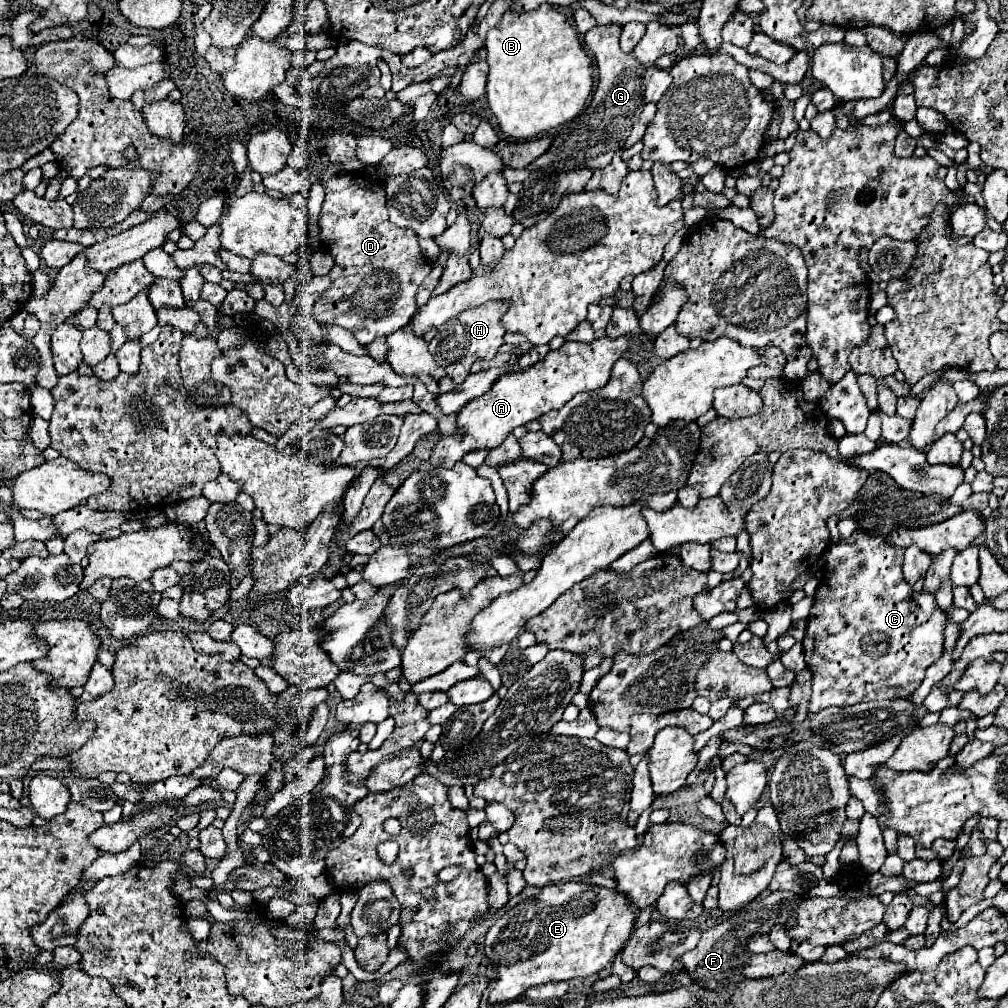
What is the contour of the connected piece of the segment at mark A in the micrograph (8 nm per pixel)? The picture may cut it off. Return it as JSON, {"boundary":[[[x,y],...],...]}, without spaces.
{"boundary":[[[602,337],[594,339],[592,343],[566,341],[558,351],[548,351],[548,355],[540,359],[536,365],[502,375],[502,379],[496,381],[482,397],[468,401],[458,411],[456,433],[452,435],[438,433],[440,443],[432,447],[430,459],[420,461],[416,457],[408,457],[394,469],[380,471],[378,479],[384,479],[390,487],[398,489],[412,471],[430,471],[432,467],[440,465],[454,467],[454,463],[460,461],[470,451],[498,447],[512,433],[514,427],[526,425],[528,421],[534,421],[552,409],[564,407],[580,391],[592,391],[604,387],[604,383],[608,383],[610,379],[612,365],[628,349],[628,341],[630,337],[616,337],[616,339]]]}

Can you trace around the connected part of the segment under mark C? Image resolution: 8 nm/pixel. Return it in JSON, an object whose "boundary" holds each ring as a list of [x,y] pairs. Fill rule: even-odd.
{"boundary":[[[854,531],[848,539],[832,543],[826,551],[826,569],[814,595],[808,617],[806,637],[802,641],[806,667],[812,673],[810,711],[818,713],[832,705],[854,705],[872,699],[906,699],[924,679],[926,669],[942,657],[946,615],[930,593],[914,593],[902,577],[904,549],[892,547],[882,537],[870,537]]]}

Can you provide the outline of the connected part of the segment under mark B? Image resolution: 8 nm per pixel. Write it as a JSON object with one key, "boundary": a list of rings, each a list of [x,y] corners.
{"boundary":[[[546,3],[528,13],[504,13],[498,25],[488,31],[486,63],[490,67],[486,83],[488,107],[494,113],[500,131],[514,141],[534,139],[572,121],[576,115],[580,115],[592,91],[592,59],[584,53],[578,33],[566,15]]]}

